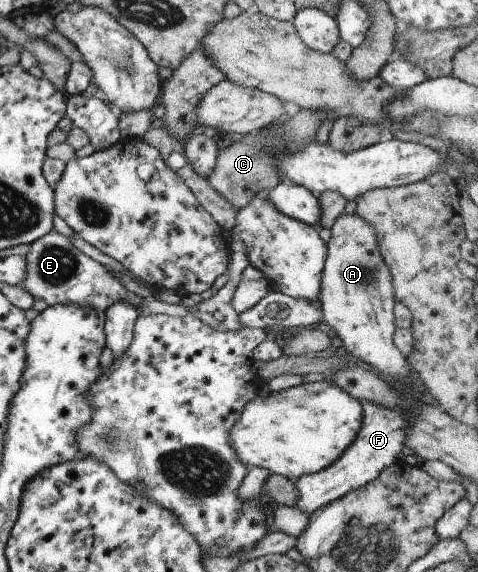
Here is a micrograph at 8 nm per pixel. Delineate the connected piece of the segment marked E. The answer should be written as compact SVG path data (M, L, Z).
M54 230L34 240L25 258L26 275L19 286L25 288L34 300L45 300L48 306L74 304L104 312L116 300L129 301L135 309L142 300L121 286L105 266L81 253L73 247L68 237Z

